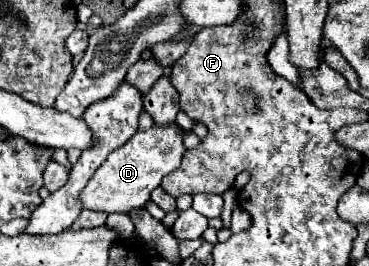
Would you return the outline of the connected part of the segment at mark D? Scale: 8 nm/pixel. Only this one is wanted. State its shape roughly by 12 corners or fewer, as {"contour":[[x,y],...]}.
{"contour":[[177,123],[137,131],[95,171],[83,207],[143,207],[181,165]]}

